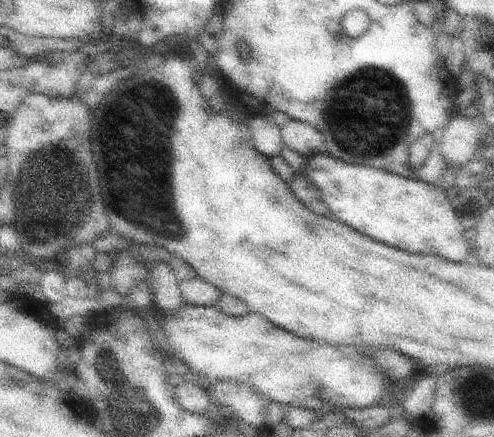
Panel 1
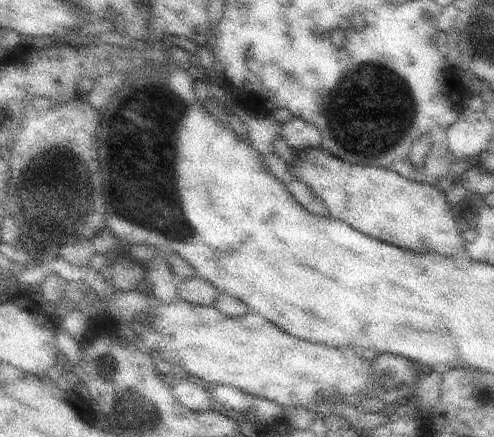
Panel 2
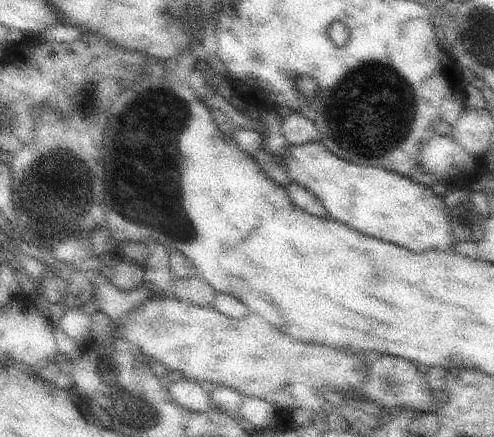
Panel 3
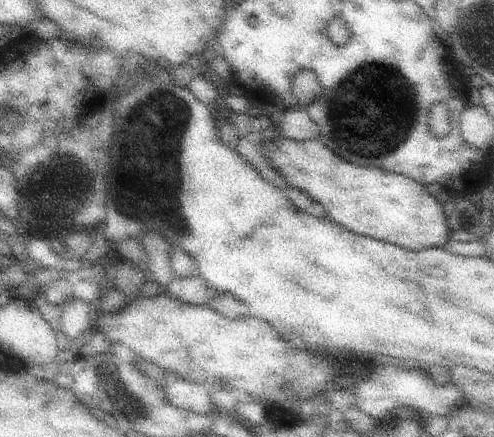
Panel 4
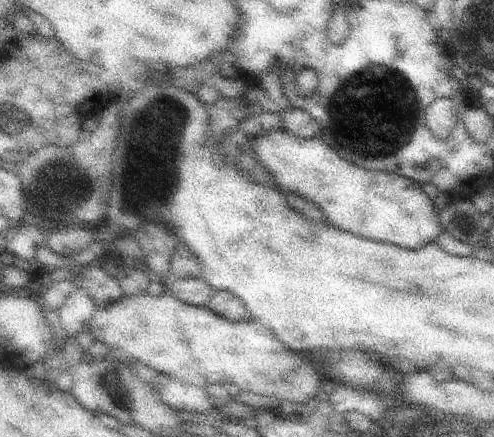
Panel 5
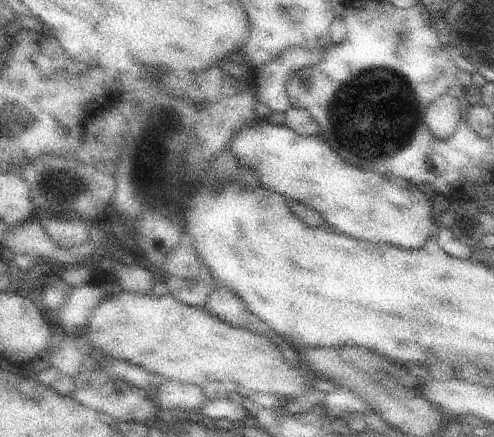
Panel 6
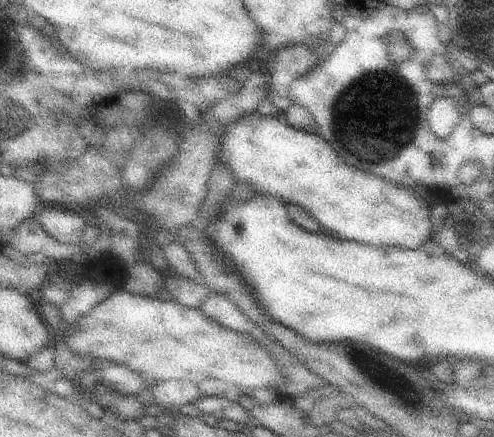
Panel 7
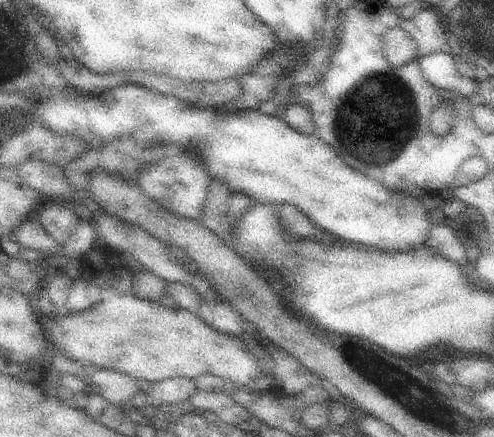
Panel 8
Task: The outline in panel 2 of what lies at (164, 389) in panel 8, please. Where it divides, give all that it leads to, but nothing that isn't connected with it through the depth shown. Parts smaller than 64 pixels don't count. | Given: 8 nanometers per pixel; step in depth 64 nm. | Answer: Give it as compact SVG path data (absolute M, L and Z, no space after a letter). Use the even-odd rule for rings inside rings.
M179 376L177 382L171 386L171 392L173 392L173 398L179 404L183 404L183 408L189 408L189 410L193 410L197 414L203 414L209 408L215 408L209 390L201 388L199 382L193 380L193 378Z

